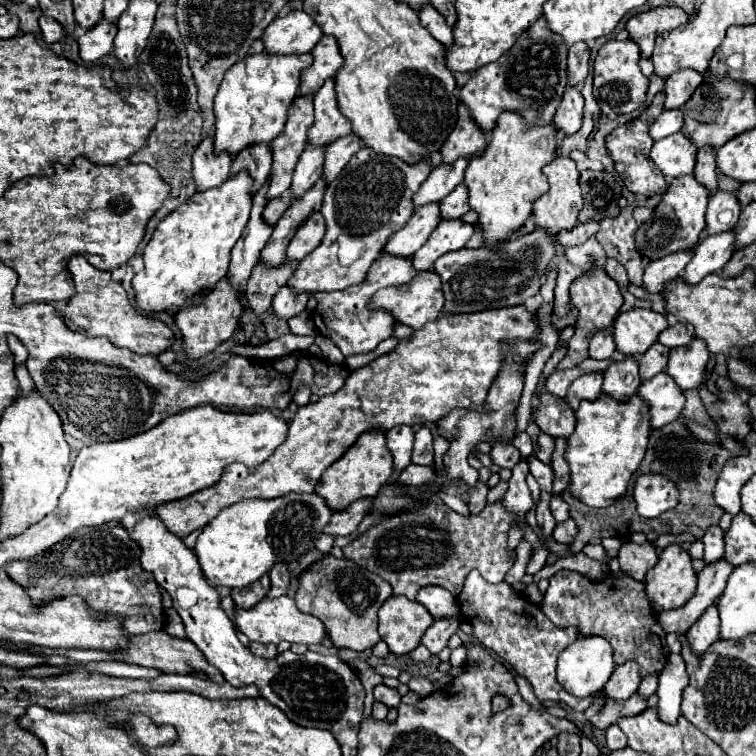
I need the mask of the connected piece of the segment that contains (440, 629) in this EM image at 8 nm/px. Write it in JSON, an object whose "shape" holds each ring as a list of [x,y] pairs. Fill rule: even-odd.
{"shape":[[[436,619],[434,625],[430,625],[424,633],[422,645],[430,649],[432,655],[438,655],[448,645],[448,639],[458,631],[458,627],[460,623],[456,619]]]}

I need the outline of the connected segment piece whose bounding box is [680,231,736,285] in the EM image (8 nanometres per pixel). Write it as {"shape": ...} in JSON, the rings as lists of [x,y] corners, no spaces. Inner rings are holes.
{"shape":[[[734,231],[720,233],[720,235],[708,235],[700,239],[700,243],[694,249],[692,261],[680,273],[680,279],[684,279],[684,283],[688,285],[696,285],[706,275],[720,271],[732,257],[734,239],[736,239]]]}

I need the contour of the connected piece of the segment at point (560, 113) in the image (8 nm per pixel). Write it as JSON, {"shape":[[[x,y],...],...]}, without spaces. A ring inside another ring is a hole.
{"shape":[[[566,87],[562,103],[554,117],[556,131],[560,131],[564,135],[576,133],[582,125],[582,107],[584,107],[584,99],[582,99],[578,87]]]}

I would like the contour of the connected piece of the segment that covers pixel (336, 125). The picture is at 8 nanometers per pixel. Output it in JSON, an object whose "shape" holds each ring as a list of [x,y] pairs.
{"shape":[[[328,79],[320,87],[320,91],[314,95],[314,111],[316,111],[316,121],[308,129],[308,143],[310,145],[326,147],[332,141],[352,133],[350,121],[338,109],[334,81]]]}

